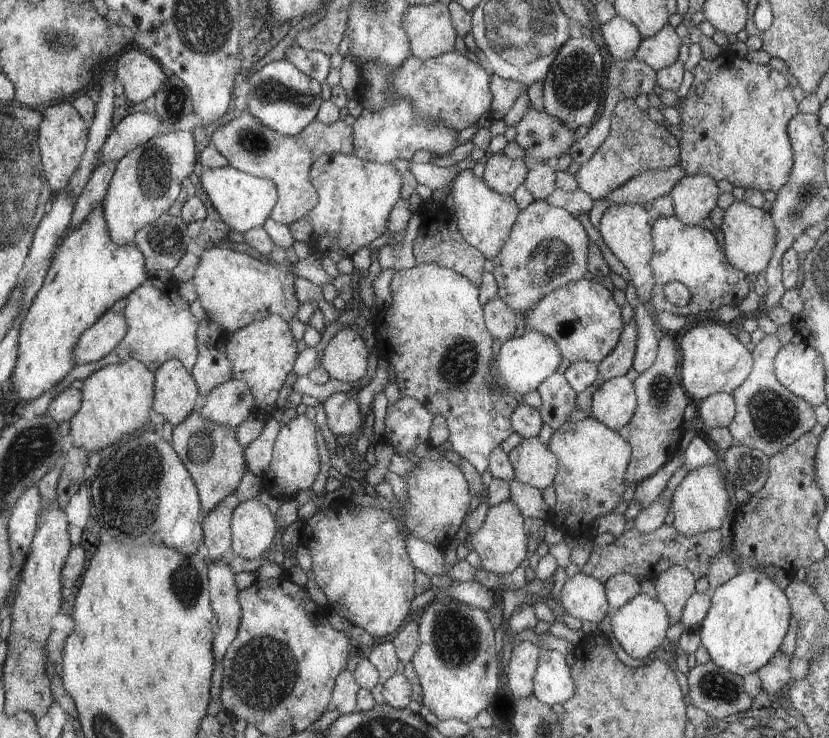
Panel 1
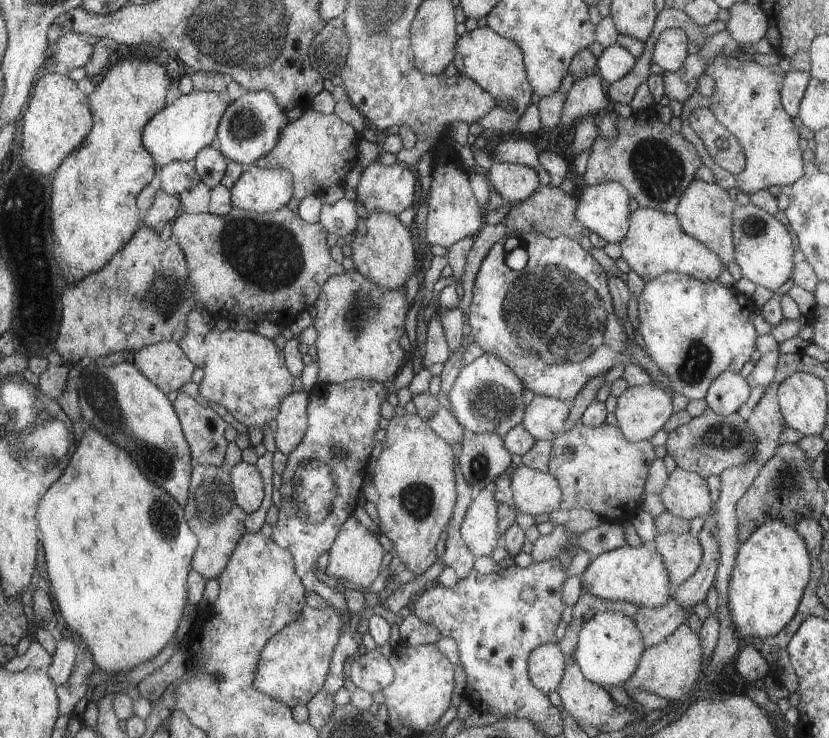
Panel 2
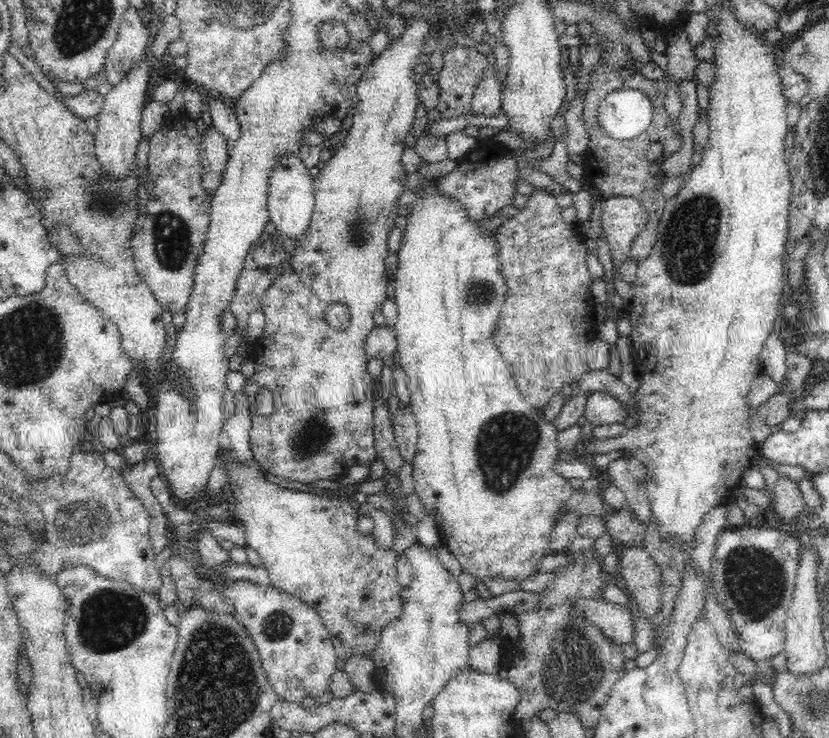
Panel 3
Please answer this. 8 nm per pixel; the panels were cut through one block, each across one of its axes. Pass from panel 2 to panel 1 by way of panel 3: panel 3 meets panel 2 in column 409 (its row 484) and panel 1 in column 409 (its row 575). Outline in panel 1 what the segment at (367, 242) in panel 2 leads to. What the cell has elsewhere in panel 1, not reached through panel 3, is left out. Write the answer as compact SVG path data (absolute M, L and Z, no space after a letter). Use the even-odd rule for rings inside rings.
M419 264L411 269L398 269L393 275L390 290L392 302L384 318L388 326L388 348L394 354L386 359L394 368L394 378L401 396L415 398L435 416L444 416L452 450L468 460L478 472L484 473L490 454L490 446L484 442L502 442L513 433L511 415L519 402L506 392L498 393L496 388L488 388L486 376L494 370L490 364L494 340L486 325L486 312L479 296L479 287L468 277L439 264Z

